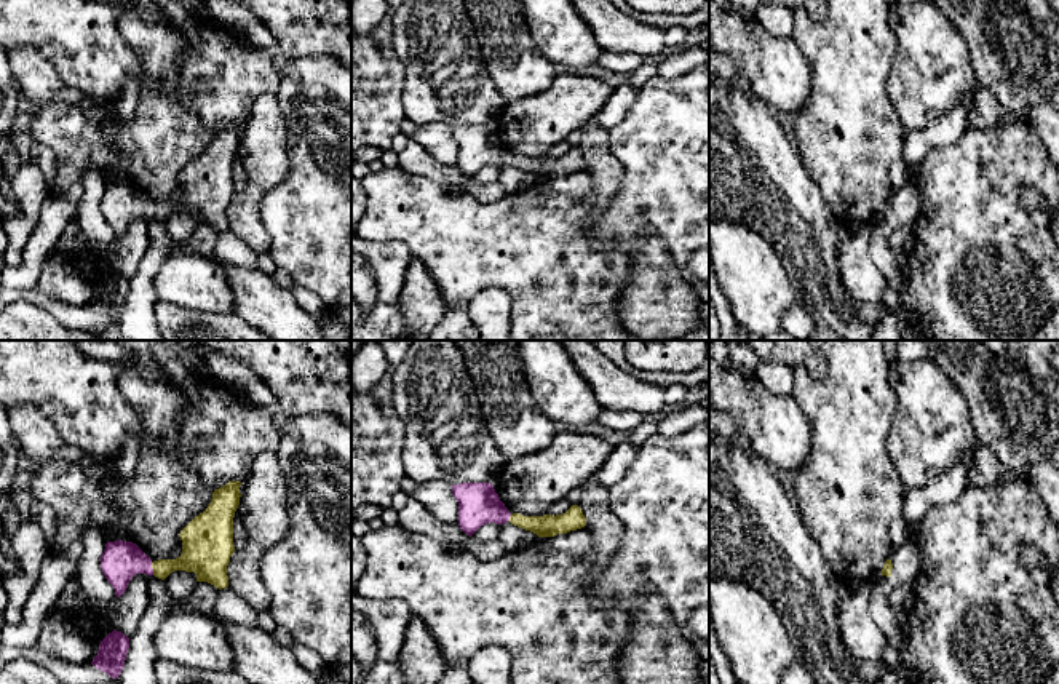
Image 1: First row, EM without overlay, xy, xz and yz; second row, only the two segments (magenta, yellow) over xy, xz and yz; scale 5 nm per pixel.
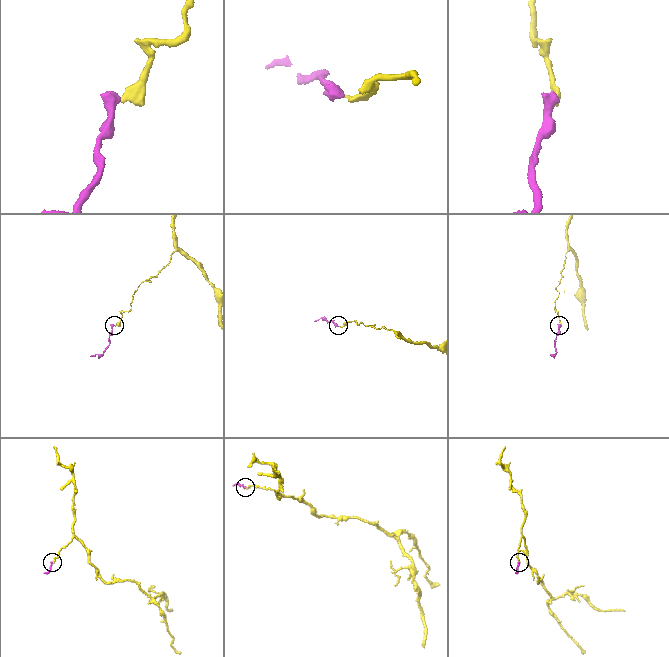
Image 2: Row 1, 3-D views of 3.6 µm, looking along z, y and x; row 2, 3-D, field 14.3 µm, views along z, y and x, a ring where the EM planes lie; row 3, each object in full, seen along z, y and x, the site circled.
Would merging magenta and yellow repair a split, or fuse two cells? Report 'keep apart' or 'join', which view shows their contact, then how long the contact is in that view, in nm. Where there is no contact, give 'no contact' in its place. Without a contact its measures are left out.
join; contact in xy; length 70 nm

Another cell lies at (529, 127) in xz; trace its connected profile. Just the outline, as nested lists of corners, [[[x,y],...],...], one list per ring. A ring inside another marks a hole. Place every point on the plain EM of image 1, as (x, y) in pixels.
[[[556,74],[545,91],[506,102],[492,128],[508,153],[543,158],[556,144],[578,133],[605,105],[615,88],[593,77]]]

